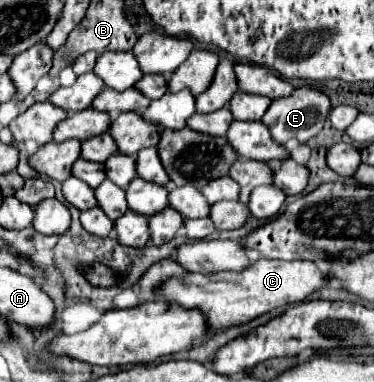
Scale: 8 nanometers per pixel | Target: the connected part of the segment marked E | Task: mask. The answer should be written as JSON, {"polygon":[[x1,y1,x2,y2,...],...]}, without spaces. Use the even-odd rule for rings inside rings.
{"polygon":[[299,87,289,97,273,99,269,109,265,111,261,123,271,131,273,141,279,145,287,145,291,139,295,139,299,143,307,143,311,137,315,137,323,129,329,109,331,109,331,105,329,105,327,95,323,95,321,91,309,89,309,87]]}

